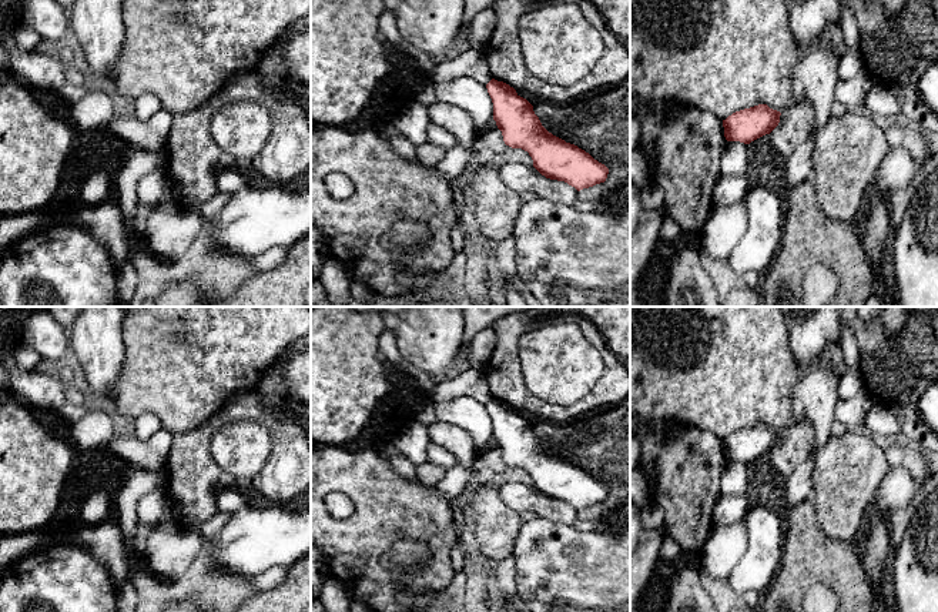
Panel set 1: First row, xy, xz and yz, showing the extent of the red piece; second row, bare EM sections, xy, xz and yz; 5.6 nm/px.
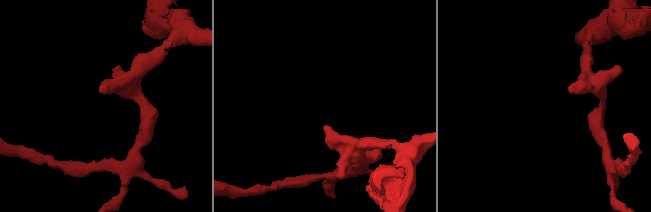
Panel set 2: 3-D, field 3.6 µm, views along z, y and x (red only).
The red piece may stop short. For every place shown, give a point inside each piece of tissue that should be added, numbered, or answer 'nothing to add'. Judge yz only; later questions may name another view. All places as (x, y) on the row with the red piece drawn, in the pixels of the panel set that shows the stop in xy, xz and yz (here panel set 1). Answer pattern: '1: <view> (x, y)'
nothing to add

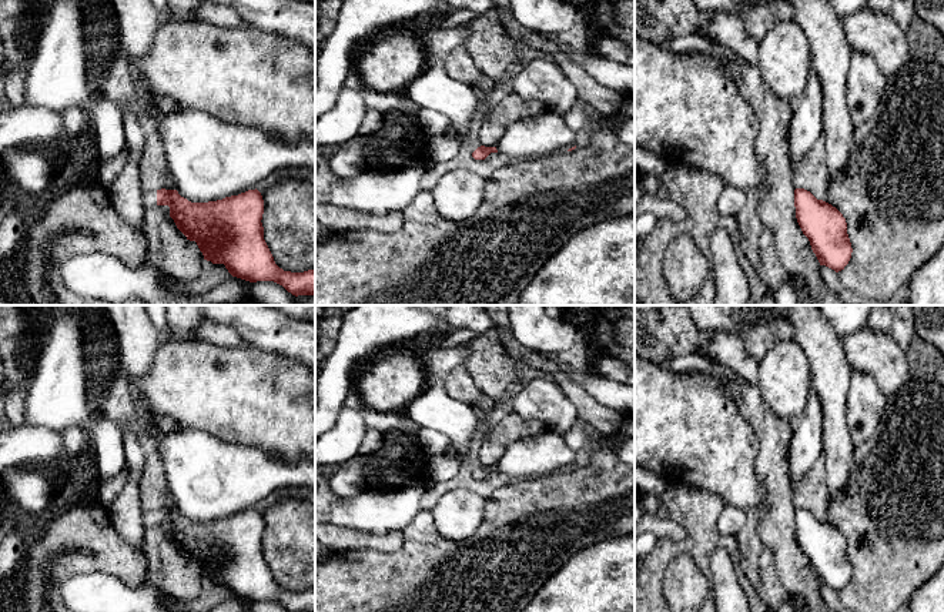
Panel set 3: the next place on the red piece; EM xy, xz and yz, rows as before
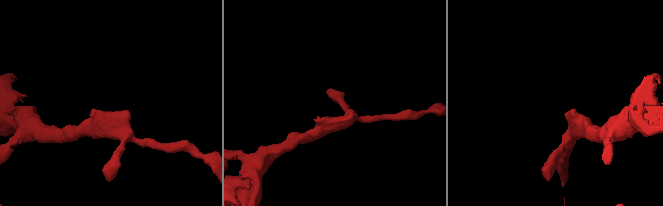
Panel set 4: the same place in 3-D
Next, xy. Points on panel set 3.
1: xy (149, 199)

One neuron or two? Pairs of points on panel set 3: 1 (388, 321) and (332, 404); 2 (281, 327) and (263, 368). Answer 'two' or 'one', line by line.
1: one
2: two

